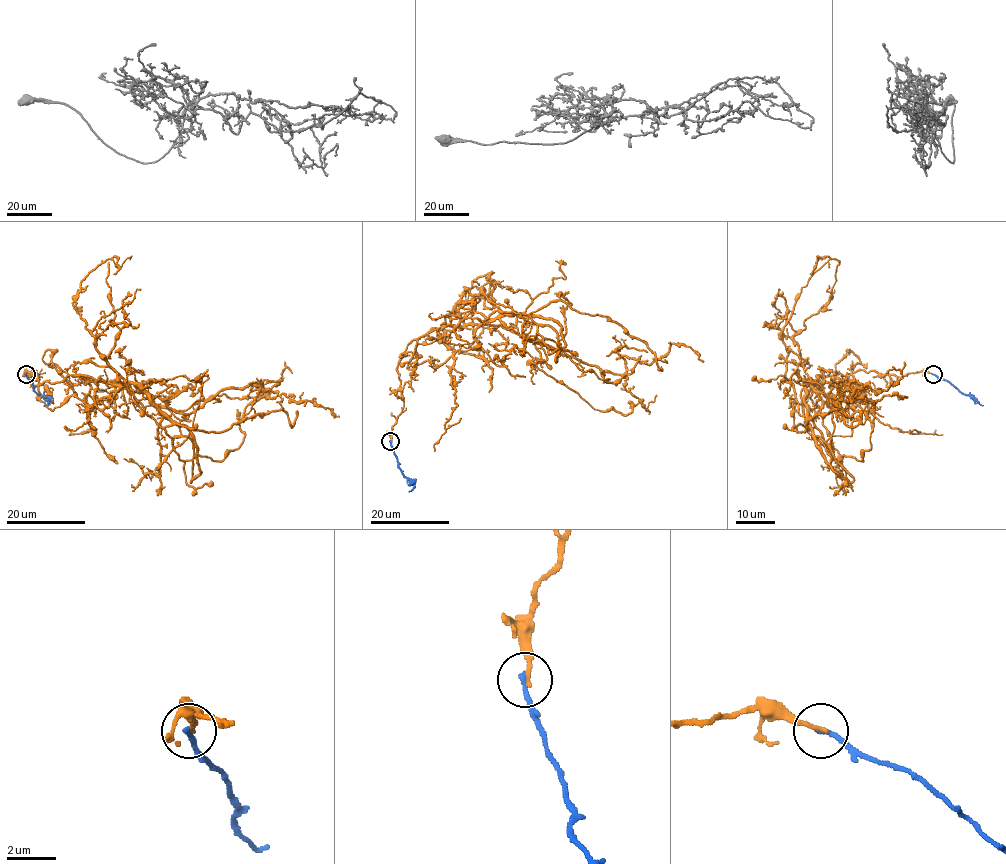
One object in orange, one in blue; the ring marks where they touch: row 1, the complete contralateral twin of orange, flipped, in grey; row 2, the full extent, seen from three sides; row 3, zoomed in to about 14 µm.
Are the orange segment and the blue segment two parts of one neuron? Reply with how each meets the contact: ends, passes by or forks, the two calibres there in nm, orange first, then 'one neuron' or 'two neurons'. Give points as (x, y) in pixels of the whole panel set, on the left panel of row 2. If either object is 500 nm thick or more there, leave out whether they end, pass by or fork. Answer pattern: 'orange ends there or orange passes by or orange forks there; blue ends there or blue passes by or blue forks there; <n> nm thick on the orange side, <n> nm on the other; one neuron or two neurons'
orange ends there; blue ends there; 190 nm thick on the orange side, 200 nm on the other; two neurons

